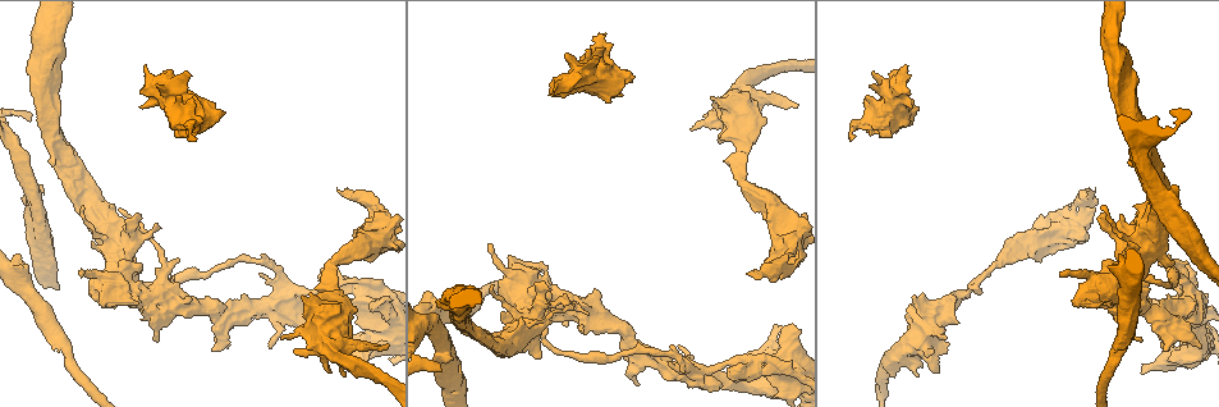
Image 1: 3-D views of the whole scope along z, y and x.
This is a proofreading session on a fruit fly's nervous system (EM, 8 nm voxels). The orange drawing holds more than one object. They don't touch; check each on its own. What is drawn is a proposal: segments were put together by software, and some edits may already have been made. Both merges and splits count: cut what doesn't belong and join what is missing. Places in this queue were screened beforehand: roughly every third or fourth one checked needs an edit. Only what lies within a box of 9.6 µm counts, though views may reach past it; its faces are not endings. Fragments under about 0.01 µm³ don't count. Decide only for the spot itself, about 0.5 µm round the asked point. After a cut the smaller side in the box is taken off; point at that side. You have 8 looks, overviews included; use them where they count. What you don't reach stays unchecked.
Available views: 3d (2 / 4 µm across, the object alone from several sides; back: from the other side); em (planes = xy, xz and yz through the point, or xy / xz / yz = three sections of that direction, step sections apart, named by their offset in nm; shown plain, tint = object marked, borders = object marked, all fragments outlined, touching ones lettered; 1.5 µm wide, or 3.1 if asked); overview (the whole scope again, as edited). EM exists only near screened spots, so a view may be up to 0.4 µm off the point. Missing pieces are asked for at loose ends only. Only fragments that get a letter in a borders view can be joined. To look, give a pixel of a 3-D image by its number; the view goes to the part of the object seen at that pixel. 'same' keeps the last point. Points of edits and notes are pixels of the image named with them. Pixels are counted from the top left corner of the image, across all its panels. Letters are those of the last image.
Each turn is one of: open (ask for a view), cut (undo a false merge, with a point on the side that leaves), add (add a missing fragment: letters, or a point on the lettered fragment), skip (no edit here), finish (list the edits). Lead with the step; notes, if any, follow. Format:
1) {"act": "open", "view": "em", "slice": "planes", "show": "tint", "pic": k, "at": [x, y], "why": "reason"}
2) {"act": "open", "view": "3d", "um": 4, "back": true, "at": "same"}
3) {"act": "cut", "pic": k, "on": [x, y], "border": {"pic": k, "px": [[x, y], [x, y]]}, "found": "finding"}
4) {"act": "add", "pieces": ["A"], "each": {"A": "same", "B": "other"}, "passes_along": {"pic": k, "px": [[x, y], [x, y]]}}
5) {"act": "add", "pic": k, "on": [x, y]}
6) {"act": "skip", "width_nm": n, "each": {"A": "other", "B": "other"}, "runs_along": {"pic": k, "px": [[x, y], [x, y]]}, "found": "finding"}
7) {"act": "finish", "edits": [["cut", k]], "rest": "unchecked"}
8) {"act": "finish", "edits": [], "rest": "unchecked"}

{"act": "open", "view": "em", "slice": "xy", "step": 4, "show": "tint", "pic": 1, "at": [749, 137], "why": "sudden change in width"}

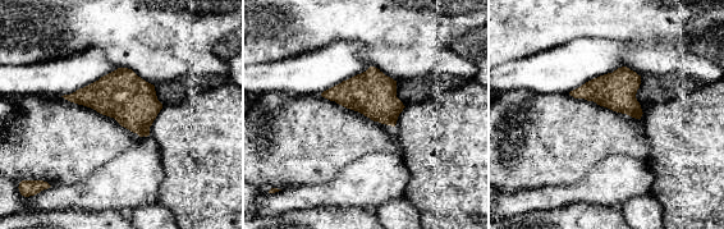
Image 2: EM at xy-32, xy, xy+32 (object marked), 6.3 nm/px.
{"act": "open", "view": "em", "slice": "planes", "show": "borders", "at": "same", "why": "cut it another way"}

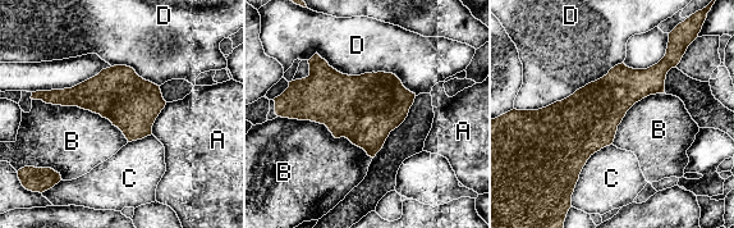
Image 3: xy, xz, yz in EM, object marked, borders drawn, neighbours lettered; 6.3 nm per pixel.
{"act": "skip", "longest_contact_nm": ["D", 700], "each": {"A": "other", "B": "other", "C": "other", "D": "other"}, "found": "continuous, no second neuron"}

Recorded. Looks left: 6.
{"act": "open", "view": "3d", "um": 2, "back": true, "pic": 1, "at": [791, 363], "why": "stops while still wide"}

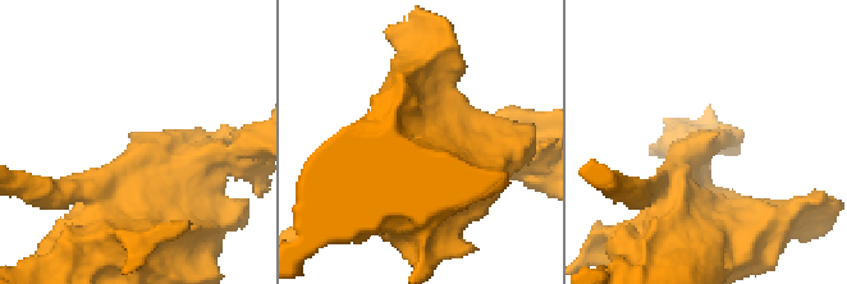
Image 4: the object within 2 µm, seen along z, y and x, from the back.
{"act": "open", "view": "em", "slice": "xy", "step": 8, "show": "tint", "pic": 4, "at": [136, 134], "why": "need the tissue"}

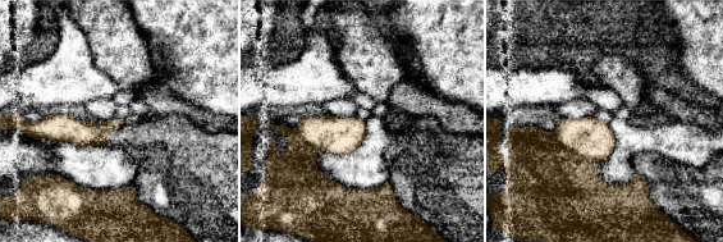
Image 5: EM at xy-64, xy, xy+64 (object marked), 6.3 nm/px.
{"act": "open", "view": "em", "slice": "planes", "show": "borders", "at": "same"}

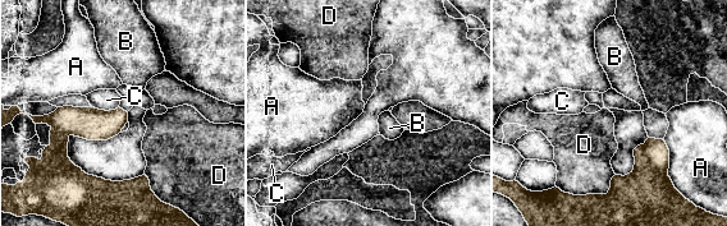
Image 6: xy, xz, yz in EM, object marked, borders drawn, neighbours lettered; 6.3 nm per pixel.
{"act": "cut", "pic": 6, "on": [657, 152], "each": {"A": "other", "B": "other", "C": "other", "D": "other"}, "border": {"pic": 6, "px": [[641, 144], [648, 162], [667, 175]]}, "found": "two neurons meet here"}

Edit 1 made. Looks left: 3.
{"act": "open", "view": "3d", "um": 4, "pic": 1, "at": [439, 371], "why": "branch stops here"}

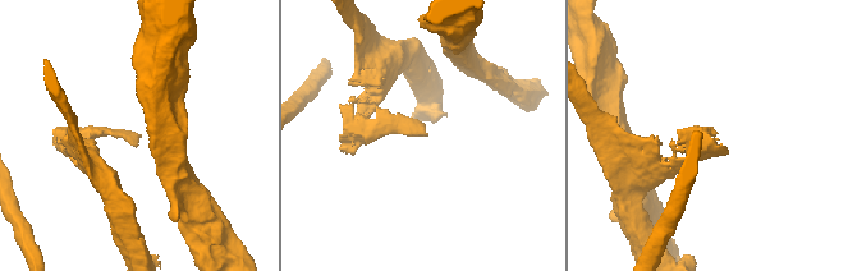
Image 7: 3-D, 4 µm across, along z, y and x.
{"act": "open", "view": "em", "slice": "xy", "step": 4, "show": "tint", "pic": 7, "at": [137, 139], "why": "need the tissue"}

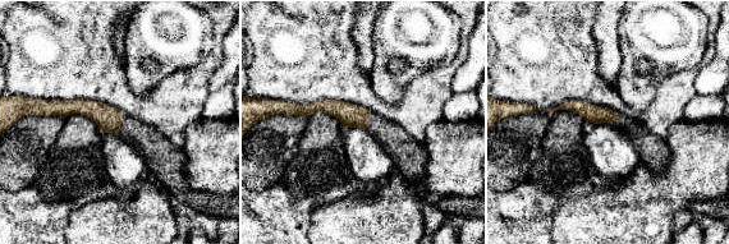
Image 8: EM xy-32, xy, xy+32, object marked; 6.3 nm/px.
{"act": "open", "view": "em", "slice": "planes", "show": "borders", "at": "same"}

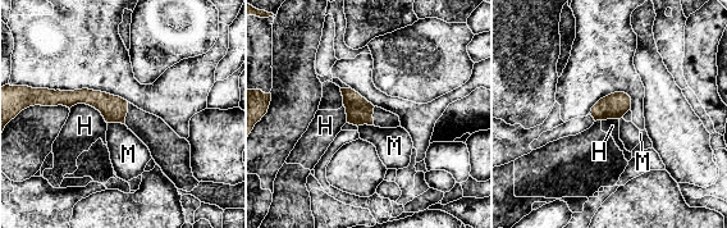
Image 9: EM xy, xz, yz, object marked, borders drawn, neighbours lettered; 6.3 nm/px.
{"act": "skip", "width_nm": 160, "each": {"H": "other", "M": "other"}, "border": {"pic": 9, "px": [[108, 122], [120, 122], [124, 124]]}, "found": "none of them fits"}

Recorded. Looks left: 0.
{"act": "finish", "edits": [["cut", 6]], "rest": "unchecked"}

